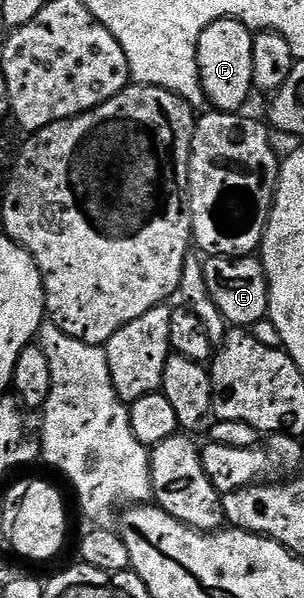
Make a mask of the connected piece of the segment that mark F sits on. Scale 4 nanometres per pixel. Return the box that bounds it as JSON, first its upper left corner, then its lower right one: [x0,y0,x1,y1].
[194,18,254,112]

